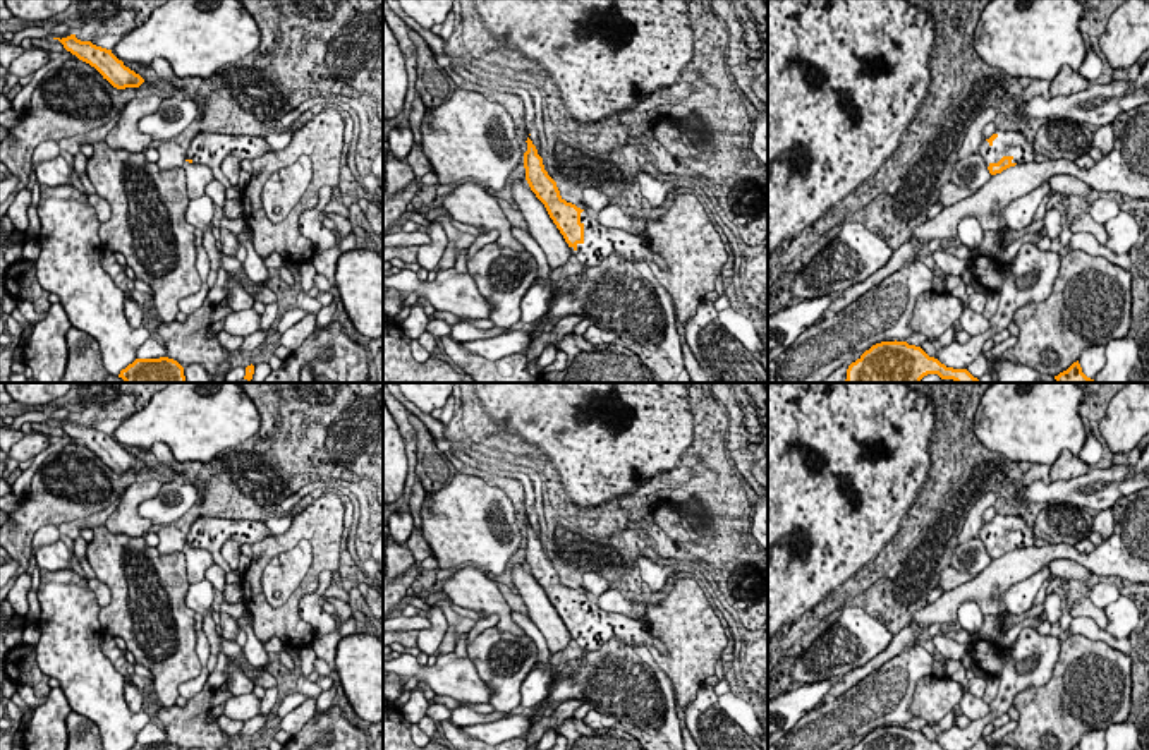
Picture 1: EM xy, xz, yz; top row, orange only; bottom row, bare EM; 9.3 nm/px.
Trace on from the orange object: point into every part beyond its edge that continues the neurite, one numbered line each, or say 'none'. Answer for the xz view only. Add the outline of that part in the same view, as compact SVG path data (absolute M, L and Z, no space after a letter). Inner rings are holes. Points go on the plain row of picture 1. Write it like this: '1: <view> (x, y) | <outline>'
1: xz (600, 625) | M587 596L581 597L581 608L584 609L584 626L577 632L570 632L572 638L584 650L598 650L608 640L622 640L629 645L651 645L663 656L668 656L665 644L649 635L647 626L641 620L632 620L620 613L610 613L601 609L596 601Z

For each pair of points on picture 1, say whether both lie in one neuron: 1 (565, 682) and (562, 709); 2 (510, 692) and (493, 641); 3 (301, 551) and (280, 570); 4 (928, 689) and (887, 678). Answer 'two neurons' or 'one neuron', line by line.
1: two neurons
2: one neuron
3: one neuron
4: two neurons

